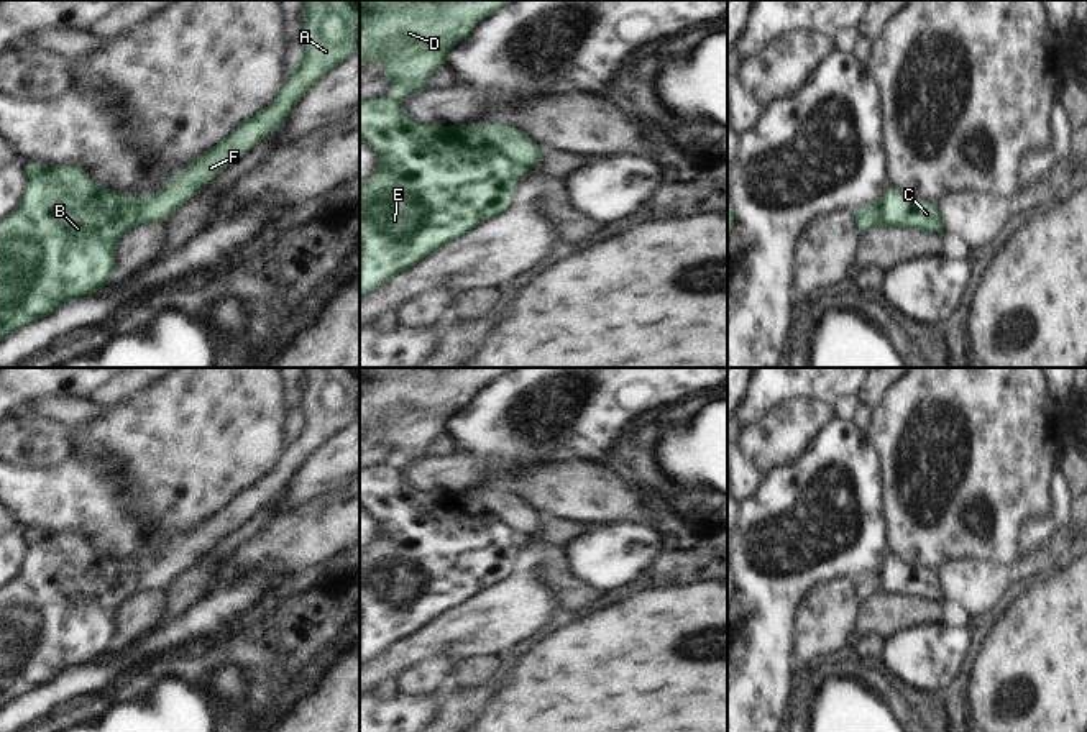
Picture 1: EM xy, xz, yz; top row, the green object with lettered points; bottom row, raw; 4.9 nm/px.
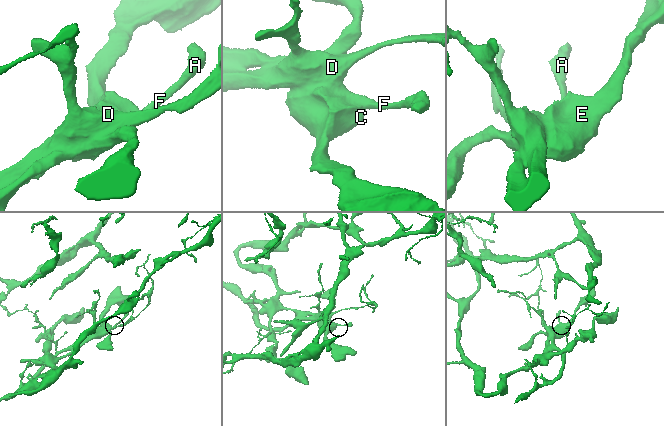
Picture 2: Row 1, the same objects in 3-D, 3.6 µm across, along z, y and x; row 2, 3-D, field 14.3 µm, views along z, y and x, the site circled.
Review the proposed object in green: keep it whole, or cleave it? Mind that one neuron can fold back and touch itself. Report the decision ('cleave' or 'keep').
cleave

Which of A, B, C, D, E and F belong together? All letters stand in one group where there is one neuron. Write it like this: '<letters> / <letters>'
A D F / B C E

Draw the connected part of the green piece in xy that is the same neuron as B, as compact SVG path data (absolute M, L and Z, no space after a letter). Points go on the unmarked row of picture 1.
M25 528L25 542L20 573L0 588L0 709L113 647L118 606L136 592L143 571L136 563L100 556L82 535Z

